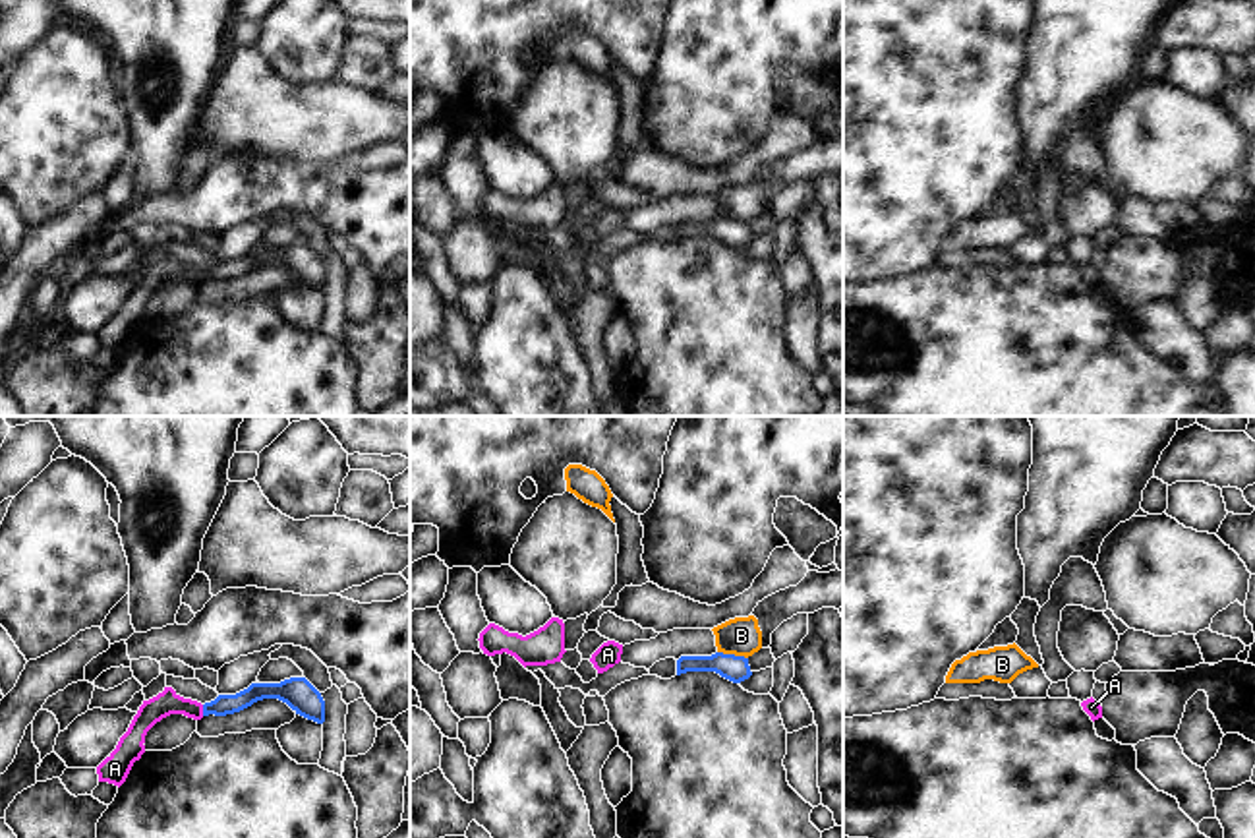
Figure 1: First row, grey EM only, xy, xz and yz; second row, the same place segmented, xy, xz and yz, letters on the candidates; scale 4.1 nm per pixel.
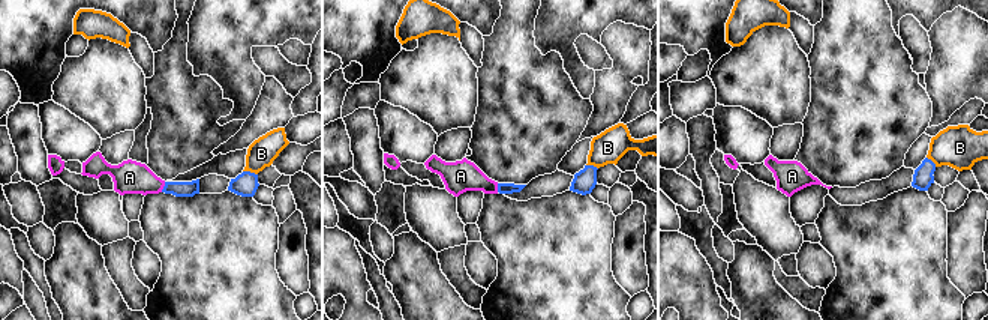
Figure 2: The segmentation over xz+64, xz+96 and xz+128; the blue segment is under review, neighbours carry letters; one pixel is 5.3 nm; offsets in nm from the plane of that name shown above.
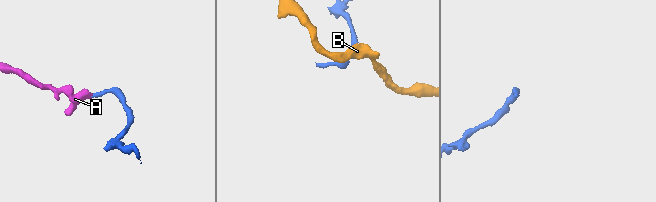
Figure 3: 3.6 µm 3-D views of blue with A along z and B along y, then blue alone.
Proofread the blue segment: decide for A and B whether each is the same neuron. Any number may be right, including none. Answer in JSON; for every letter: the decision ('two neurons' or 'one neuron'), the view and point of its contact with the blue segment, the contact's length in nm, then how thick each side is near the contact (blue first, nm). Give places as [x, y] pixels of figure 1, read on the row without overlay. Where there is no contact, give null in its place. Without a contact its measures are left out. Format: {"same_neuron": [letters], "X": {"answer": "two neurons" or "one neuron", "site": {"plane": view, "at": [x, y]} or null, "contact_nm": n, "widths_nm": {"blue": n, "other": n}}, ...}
{"same_neuron": ["A"], "A": {"answer": "one neuron", "site": {"plane": "xy", "at": [204, 277]}, "contact_nm": 50, "widths_nm": {"blue": 90, "other": 100}}, "B": {"answer": "two neurons", "site": {"plane": "xz", "at": [733, 221]}, "contact_nm": 130, "widths_nm": {"blue": 110, "other": 160}}}

